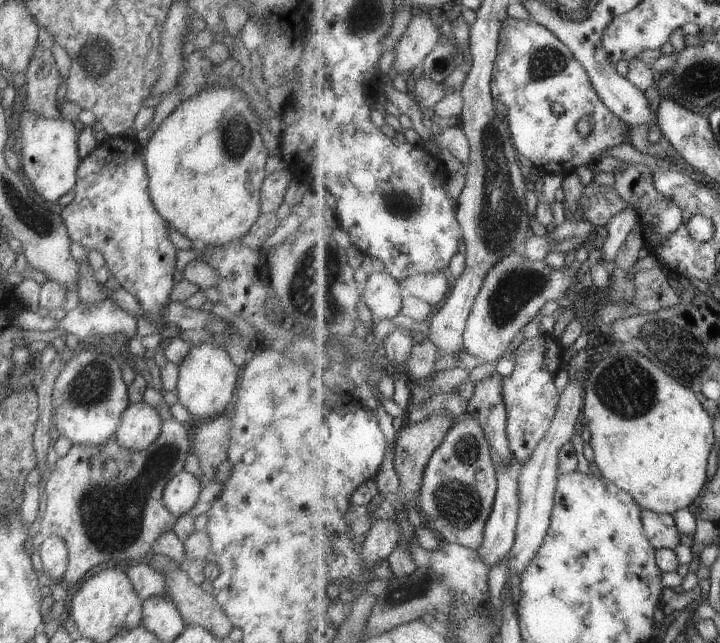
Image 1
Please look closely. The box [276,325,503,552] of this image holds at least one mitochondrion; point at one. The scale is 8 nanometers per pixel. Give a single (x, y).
(454, 501)

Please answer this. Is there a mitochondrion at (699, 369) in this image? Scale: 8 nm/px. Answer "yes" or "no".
yes

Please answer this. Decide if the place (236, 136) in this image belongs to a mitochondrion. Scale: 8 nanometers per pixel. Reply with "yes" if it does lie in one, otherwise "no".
yes

